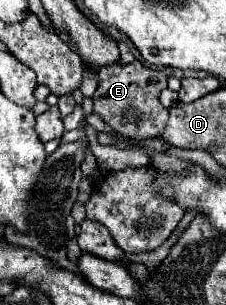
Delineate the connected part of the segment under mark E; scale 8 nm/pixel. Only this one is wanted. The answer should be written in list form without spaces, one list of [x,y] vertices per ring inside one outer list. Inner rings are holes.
[[[134,60],[130,64],[104,66],[98,72],[98,88],[94,92],[94,112],[110,124],[124,138],[144,142],[158,138],[168,122],[168,110],[160,104],[160,92],[166,88],[168,76],[164,72],[152,70],[142,62]]]

